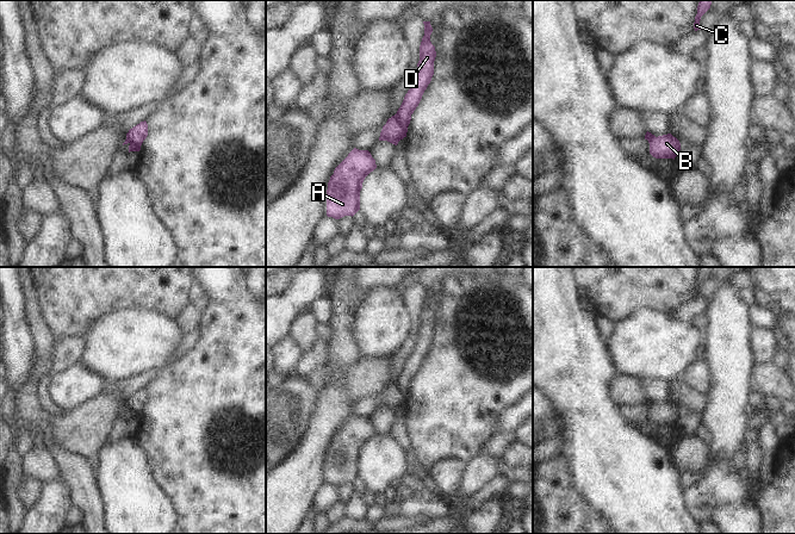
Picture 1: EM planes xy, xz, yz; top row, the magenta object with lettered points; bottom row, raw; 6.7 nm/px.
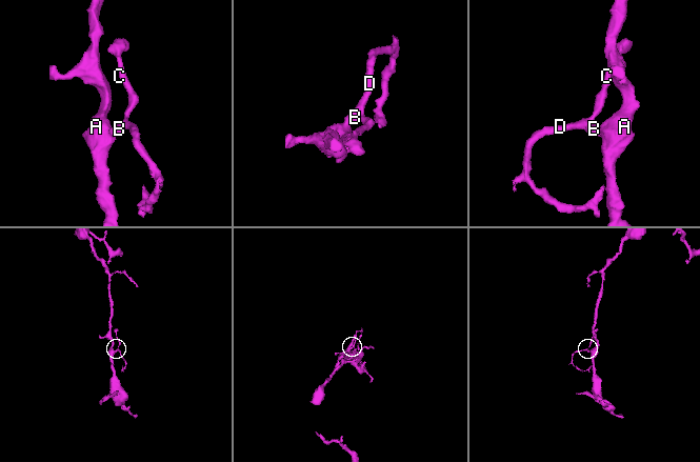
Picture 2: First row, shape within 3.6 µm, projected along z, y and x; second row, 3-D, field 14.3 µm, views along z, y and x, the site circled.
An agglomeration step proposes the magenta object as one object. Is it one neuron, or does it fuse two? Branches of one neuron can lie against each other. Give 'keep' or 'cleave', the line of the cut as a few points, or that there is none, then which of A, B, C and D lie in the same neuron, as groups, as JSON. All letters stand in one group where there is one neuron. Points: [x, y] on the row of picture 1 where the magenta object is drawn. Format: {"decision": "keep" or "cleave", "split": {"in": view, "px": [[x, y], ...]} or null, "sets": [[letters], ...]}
{"decision": "cleave", "split": {"in": "xz", "px": [[395, 115], [407, 129]]}, "sets": [["A", "B"], ["C", "D"]]}

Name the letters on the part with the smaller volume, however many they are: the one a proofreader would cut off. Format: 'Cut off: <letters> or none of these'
Cut off: C, D

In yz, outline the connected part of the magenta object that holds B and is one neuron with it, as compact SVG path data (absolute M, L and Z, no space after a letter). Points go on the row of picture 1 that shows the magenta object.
M671 134L648 139L650 154L656 159L673 159L681 150L679 141Z

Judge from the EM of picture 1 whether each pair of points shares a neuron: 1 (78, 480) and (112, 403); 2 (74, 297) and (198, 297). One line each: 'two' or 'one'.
1: two
2: two

